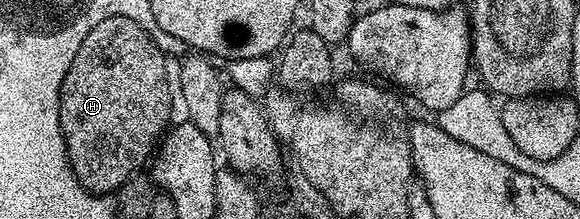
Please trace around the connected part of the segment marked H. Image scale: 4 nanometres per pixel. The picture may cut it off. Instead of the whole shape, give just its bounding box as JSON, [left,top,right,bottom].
[60,17,174,194]

